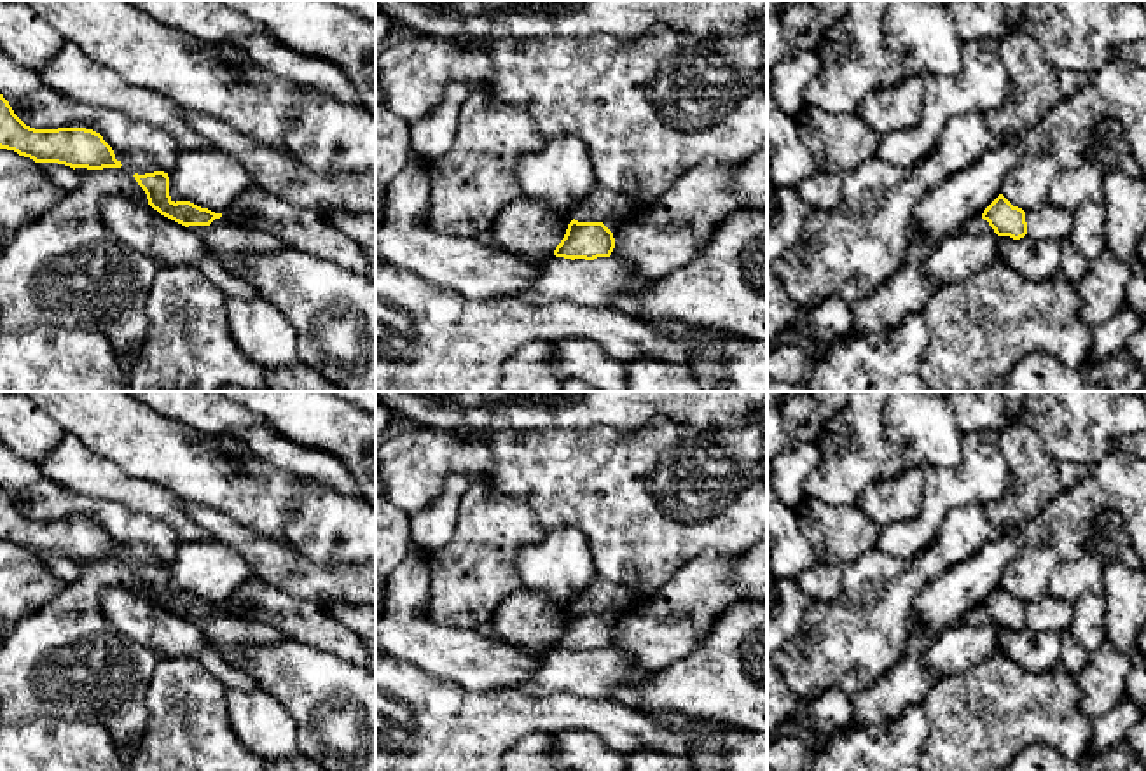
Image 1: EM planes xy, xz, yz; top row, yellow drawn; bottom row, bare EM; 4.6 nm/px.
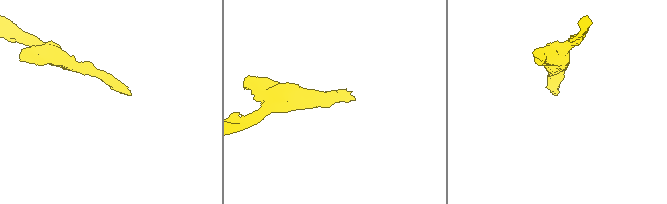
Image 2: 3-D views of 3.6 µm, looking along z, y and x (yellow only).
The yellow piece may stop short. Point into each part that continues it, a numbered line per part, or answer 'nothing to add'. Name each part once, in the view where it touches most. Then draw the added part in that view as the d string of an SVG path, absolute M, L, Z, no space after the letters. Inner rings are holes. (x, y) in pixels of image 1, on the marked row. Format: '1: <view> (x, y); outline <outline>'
1: xz (614, 210); outline M597 185L594 192L571 210L578 222L603 222L613 234L629 220L639 219L648 208L639 208L631 196Z

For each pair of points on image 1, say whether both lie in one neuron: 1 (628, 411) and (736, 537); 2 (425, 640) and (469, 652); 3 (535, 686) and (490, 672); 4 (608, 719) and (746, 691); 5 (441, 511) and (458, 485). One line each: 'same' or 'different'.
1: different
2: same
3: different
4: different
5: same

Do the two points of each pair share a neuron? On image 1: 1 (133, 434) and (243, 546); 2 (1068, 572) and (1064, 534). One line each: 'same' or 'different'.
1: different
2: different

